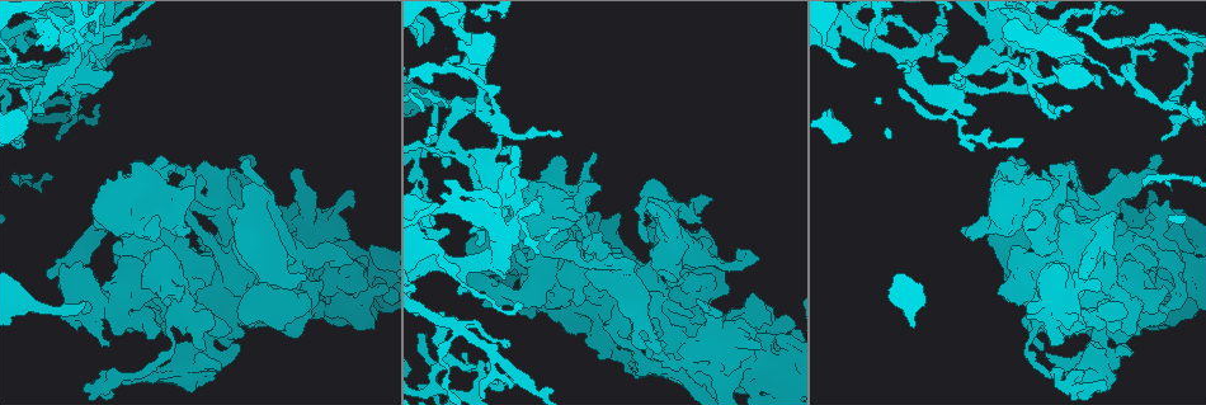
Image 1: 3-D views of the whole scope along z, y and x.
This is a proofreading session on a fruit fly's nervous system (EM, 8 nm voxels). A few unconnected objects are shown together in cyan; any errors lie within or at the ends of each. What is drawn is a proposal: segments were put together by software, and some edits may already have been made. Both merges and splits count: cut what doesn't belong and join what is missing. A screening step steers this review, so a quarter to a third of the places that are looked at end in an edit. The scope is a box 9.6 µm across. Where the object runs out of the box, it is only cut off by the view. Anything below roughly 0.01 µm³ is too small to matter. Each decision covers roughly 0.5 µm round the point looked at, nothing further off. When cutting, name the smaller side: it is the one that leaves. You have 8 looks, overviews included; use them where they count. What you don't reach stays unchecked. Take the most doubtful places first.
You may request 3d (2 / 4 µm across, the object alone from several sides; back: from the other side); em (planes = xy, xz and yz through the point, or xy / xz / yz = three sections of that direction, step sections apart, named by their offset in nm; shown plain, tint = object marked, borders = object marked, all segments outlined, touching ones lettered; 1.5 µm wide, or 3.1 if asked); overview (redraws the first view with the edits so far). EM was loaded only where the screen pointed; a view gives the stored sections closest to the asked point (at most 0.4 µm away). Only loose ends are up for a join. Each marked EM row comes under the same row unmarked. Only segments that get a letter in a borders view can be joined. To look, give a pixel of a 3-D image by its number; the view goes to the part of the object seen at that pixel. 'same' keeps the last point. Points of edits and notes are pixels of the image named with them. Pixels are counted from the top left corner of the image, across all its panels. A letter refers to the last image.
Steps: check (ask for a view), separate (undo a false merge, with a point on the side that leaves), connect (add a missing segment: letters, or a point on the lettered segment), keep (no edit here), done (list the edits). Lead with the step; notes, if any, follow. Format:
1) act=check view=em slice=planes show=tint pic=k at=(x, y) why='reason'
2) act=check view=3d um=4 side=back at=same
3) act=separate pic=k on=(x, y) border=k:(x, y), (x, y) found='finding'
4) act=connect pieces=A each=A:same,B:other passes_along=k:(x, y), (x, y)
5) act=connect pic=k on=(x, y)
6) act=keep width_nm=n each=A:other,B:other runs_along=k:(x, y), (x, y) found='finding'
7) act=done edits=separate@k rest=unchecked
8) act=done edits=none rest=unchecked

act=check view=3d um=4 pic=1 at=(541, 187) why='thick end'

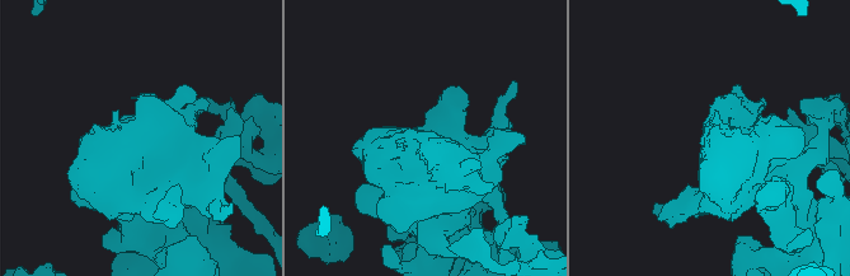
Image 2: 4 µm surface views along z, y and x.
act=check view=em slice=xz step=8 show=borders pic=2 at=(419, 137) why='shape alone is not enough'

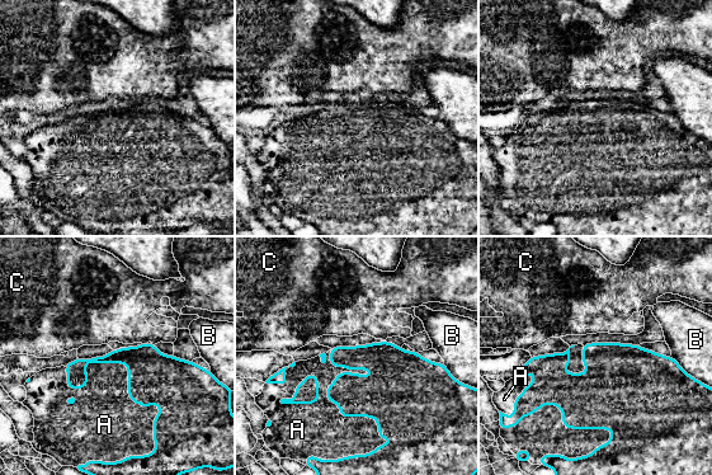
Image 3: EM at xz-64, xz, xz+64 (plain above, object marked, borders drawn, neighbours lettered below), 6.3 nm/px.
act=connect pieces=A each=A:same,B:other,C:other passes_along=3:(359, 396), (328, 386), (320, 424) found='the neuron continues'

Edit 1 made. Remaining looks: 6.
act=check view=overview

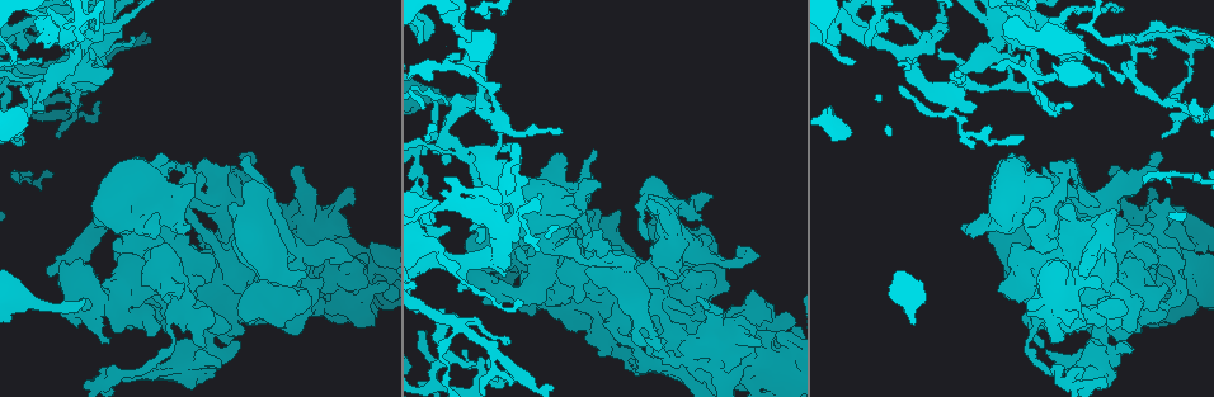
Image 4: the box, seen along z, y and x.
act=check view=em slice=xy step=8 show=tint pic=4 at=(513, 136) why='sudden change in width'

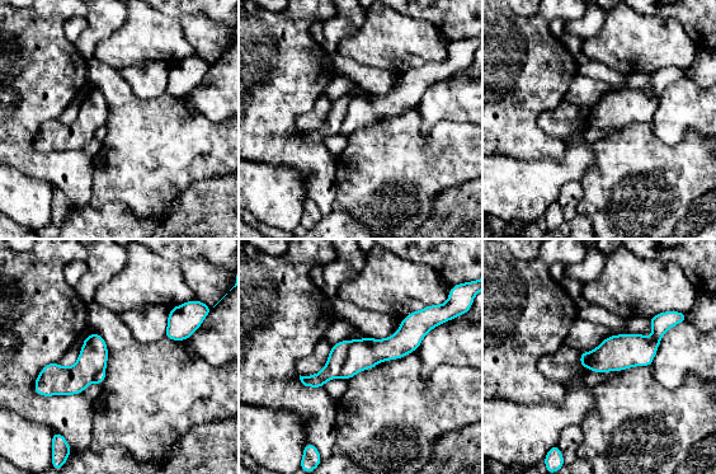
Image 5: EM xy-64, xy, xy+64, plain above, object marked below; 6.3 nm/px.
act=check view=em slice=planes show=borders at=same why='cut it another way'

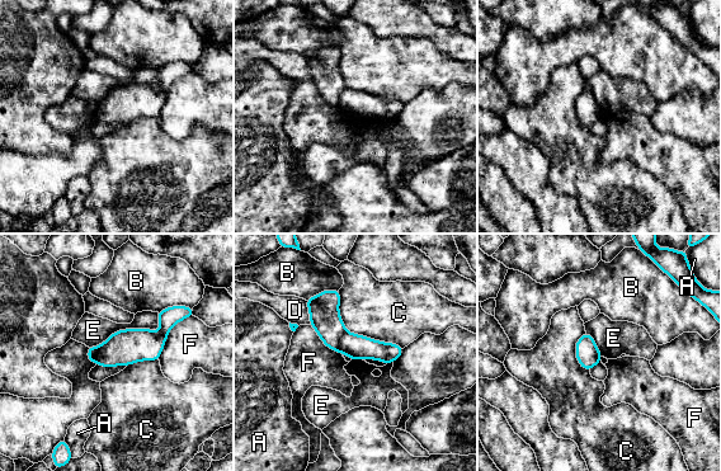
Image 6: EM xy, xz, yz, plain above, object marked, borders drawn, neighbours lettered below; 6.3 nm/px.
act=separate pic=6 on=(324, 307) width_nm=150 each=A:other,B:other,C:other,D:other,E:other,F:other border=6:(345, 330), (339, 340), (338, 351) found='a second neuron is stuck on'

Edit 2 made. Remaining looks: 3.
act=check view=3d um=4 pic=4 at=(1150, 189) why='free end'

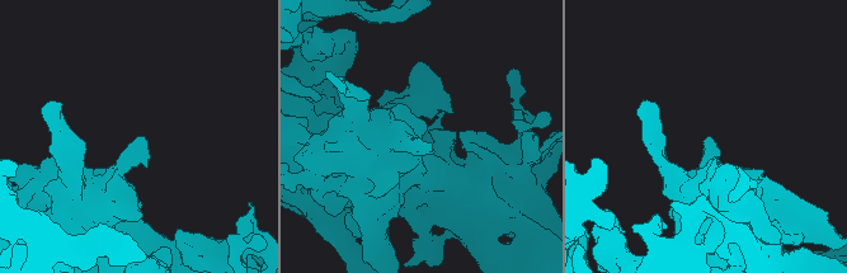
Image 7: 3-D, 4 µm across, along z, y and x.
act=check view=em slice=yz step=8 show=borders pic=7 at=(709, 140)

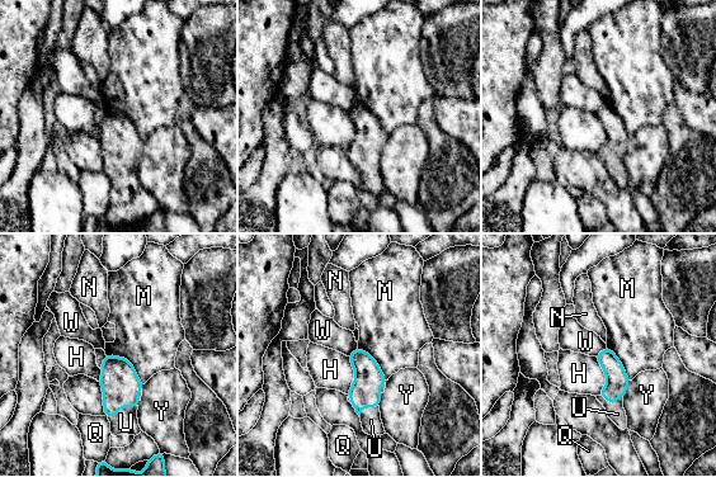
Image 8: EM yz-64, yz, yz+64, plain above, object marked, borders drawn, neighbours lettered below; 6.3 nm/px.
act=connect pieces=U each=H:other,M:other,N:other,Q:other,U:same,W:other,Y:other passes_along=8:(617, 381), (609, 397), (617, 414) found='it goes on there'

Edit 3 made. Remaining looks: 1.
act=done edits=connect@3,separate@6,connect@8 rest=unchecked

